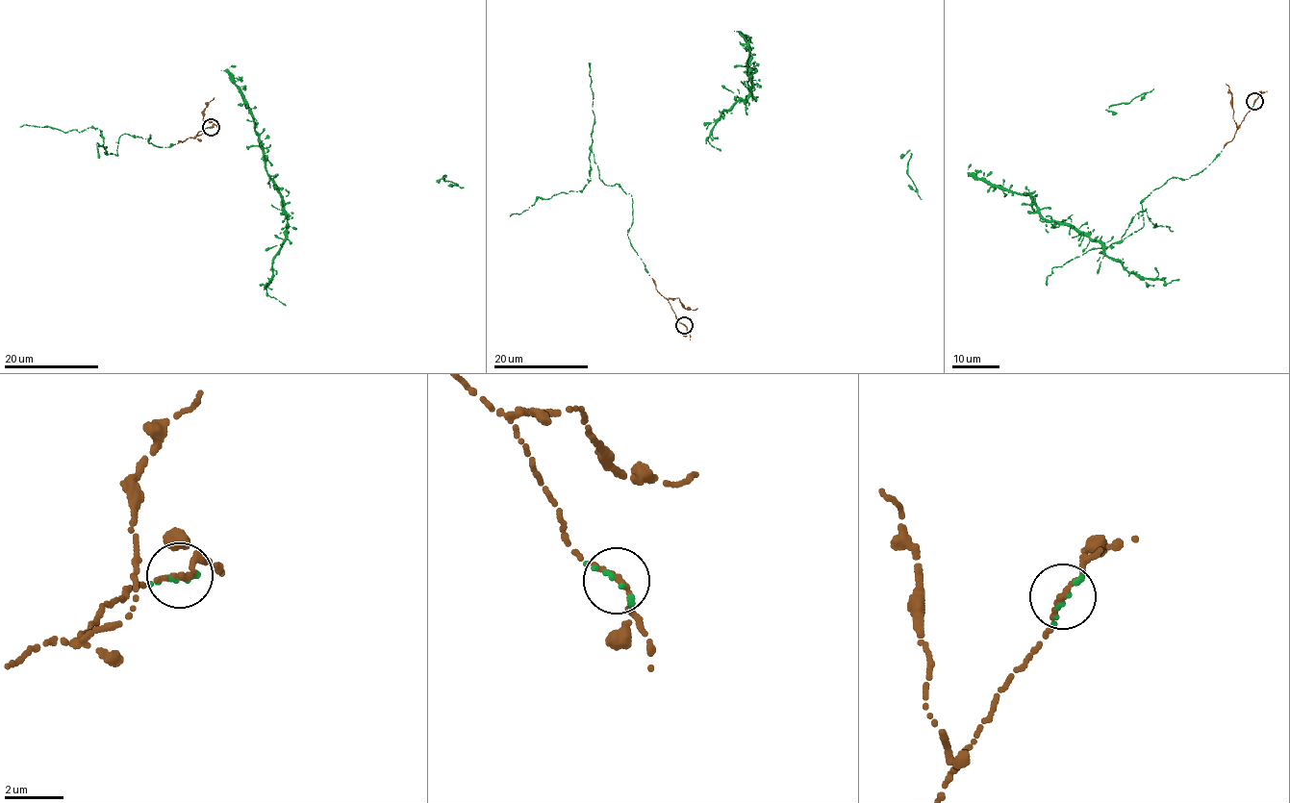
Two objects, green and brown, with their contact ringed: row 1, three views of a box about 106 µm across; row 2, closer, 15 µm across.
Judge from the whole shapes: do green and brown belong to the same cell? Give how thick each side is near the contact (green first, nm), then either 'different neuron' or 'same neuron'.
calibres 200 and 180 nm; same neuron

